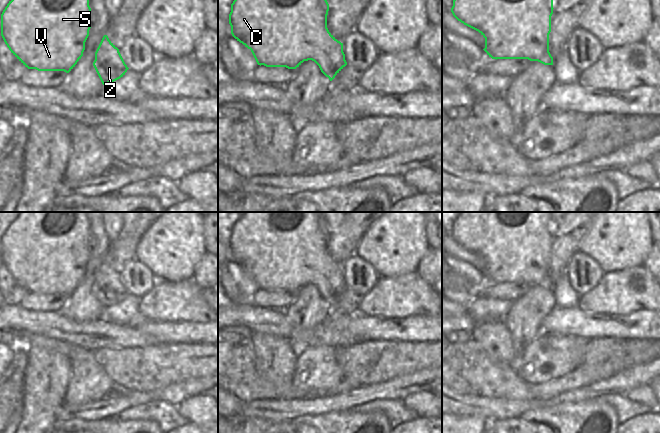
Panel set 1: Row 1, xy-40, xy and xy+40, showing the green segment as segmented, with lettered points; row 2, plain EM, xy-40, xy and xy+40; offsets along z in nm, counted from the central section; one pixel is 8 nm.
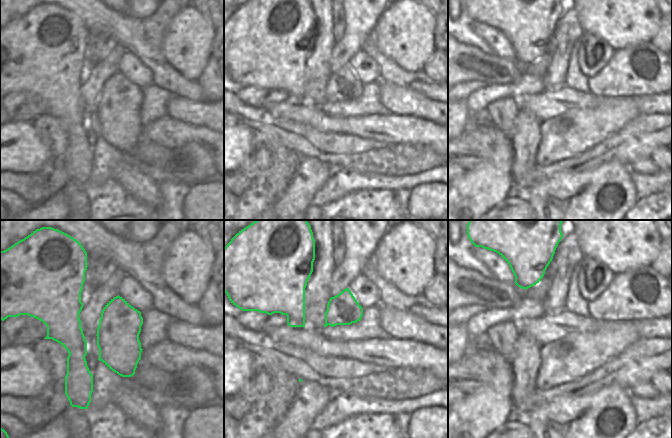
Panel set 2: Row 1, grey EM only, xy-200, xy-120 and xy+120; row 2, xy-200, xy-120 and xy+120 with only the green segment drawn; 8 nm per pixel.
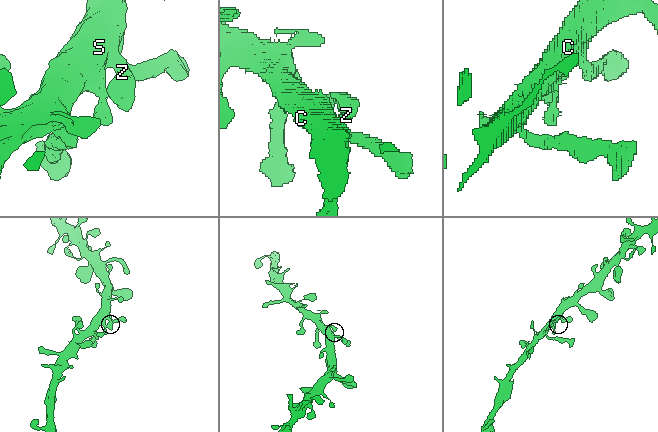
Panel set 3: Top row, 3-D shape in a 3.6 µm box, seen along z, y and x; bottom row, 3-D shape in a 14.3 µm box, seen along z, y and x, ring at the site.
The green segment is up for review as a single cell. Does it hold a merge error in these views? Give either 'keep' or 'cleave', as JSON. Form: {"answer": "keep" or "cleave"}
{"answer": "keep"}

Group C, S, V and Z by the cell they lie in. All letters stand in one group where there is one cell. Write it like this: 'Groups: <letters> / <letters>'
Groups: C S V Z

